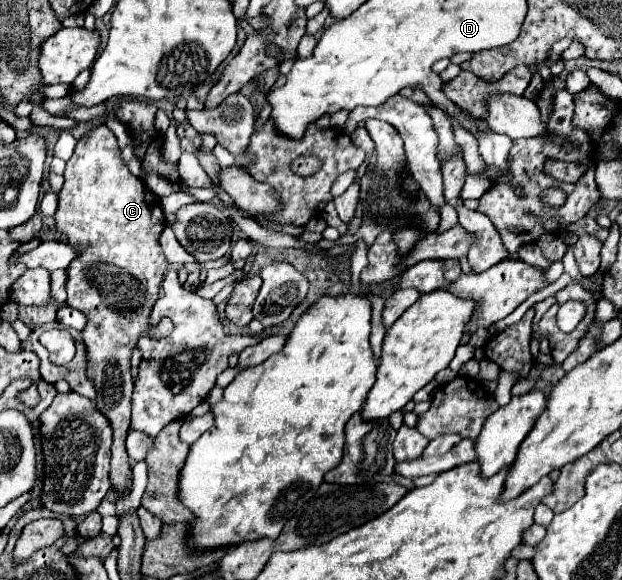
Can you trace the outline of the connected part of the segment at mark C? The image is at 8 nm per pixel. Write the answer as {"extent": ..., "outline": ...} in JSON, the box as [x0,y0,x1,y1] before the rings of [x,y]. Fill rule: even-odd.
{"extent":[54,125,174,499],"outline":[[[102,125],[102,127],[96,127],[94,131],[90,131],[86,137],[82,137],[82,139],[78,141],[76,149],[74,149],[74,155],[70,157],[70,161],[68,161],[68,165],[66,165],[66,171],[64,171],[64,187],[62,187],[62,191],[60,191],[60,207],[58,207],[56,215],[54,215],[54,221],[56,221],[56,231],[58,231],[68,243],[72,243],[72,247],[80,247],[80,255],[78,255],[78,257],[70,263],[70,267],[66,269],[66,273],[68,273],[68,279],[66,279],[68,299],[66,299],[66,303],[72,305],[74,309],[80,309],[80,311],[88,317],[88,323],[86,323],[86,327],[84,327],[84,331],[82,331],[82,339],[84,339],[86,355],[88,355],[88,379],[92,379],[92,381],[94,381],[94,387],[96,387],[96,395],[98,395],[98,397],[96,397],[96,409],[98,409],[102,415],[106,415],[106,419],[110,421],[110,427],[112,427],[112,431],[114,431],[114,435],[112,435],[110,481],[112,481],[112,487],[120,493],[118,499],[124,499],[124,497],[128,497],[128,493],[130,493],[130,489],[132,489],[132,463],[130,463],[130,457],[128,457],[126,447],[124,447],[126,433],[128,433],[128,429],[130,429],[132,389],[134,389],[134,379],[132,379],[132,375],[130,375],[130,357],[132,357],[132,351],[134,351],[136,341],[140,339],[140,335],[150,333],[152,337],[168,337],[168,335],[172,333],[172,327],[174,327],[168,317],[164,317],[158,325],[150,325],[150,323],[148,323],[150,313],[152,313],[152,307],[154,307],[154,303],[156,303],[156,299],[158,299],[160,283],[162,283],[164,273],[166,273],[166,269],[168,269],[168,261],[166,261],[166,257],[164,257],[164,253],[162,253],[162,249],[160,249],[160,243],[158,243],[158,237],[160,237],[160,233],[162,233],[162,229],[164,229],[164,225],[166,225],[166,217],[164,217],[164,211],[162,211],[162,207],[160,207],[160,197],[158,197],[156,193],[152,193],[152,191],[144,185],[144,181],[142,181],[140,177],[134,177],[134,175],[130,173],[128,165],[126,165],[124,159],[122,159],[122,153],[120,153],[120,147],[118,147],[118,139],[114,137],[114,133],[112,133],[108,127]]]}

